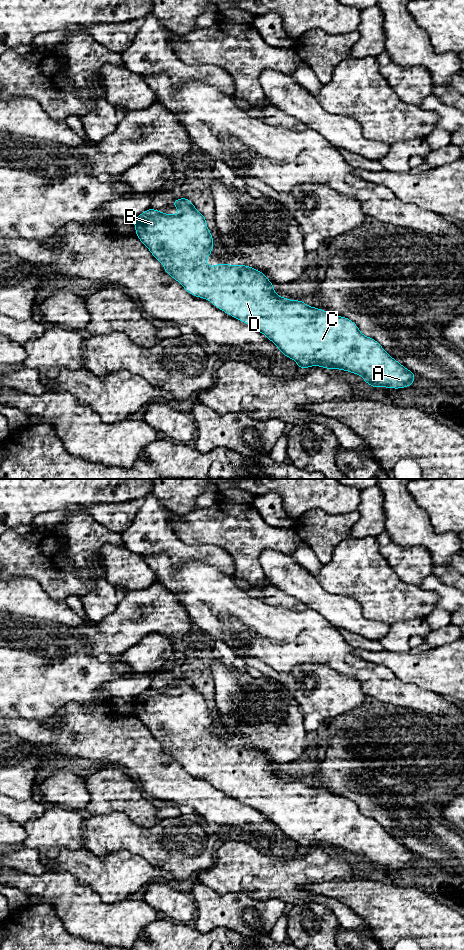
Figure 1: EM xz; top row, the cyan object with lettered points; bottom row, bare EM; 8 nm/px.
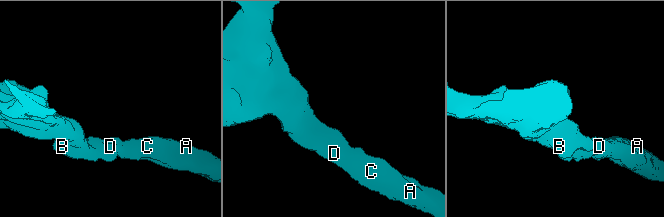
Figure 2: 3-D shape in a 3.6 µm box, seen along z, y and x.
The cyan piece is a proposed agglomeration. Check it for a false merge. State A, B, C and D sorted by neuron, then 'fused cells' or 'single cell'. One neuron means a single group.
A B C D; single cell

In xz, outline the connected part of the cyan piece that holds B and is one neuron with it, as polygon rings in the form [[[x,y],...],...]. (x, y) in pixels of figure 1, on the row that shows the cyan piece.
[[[186,197],[174,200],[173,207],[180,212],[170,215],[149,208],[136,217],[134,228],[137,238],[162,263],[165,272],[189,294],[210,301],[218,309],[264,334],[302,370],[312,366],[345,370],[362,376],[363,382],[375,388],[401,389],[413,385],[415,373],[391,357],[377,340],[363,335],[356,323],[347,317],[277,295],[267,276],[248,265],[218,263],[207,266],[215,242],[206,224],[207,217]]]

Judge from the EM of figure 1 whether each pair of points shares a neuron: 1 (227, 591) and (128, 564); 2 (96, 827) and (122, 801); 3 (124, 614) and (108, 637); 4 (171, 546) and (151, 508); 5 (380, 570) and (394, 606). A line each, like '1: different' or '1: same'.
1: different
2: different
3: same
4: same
5: same

